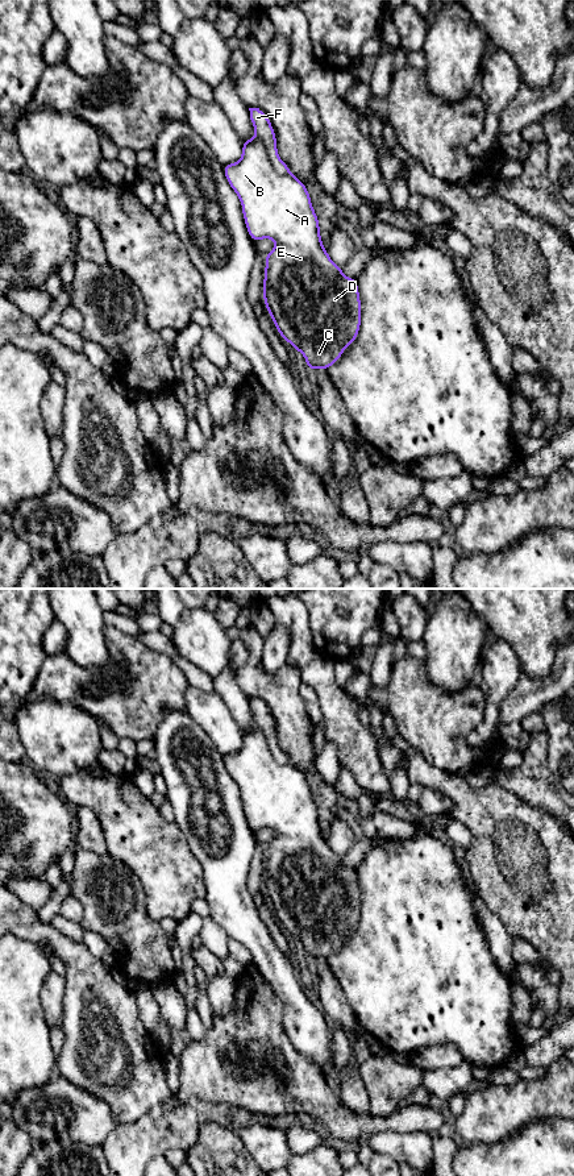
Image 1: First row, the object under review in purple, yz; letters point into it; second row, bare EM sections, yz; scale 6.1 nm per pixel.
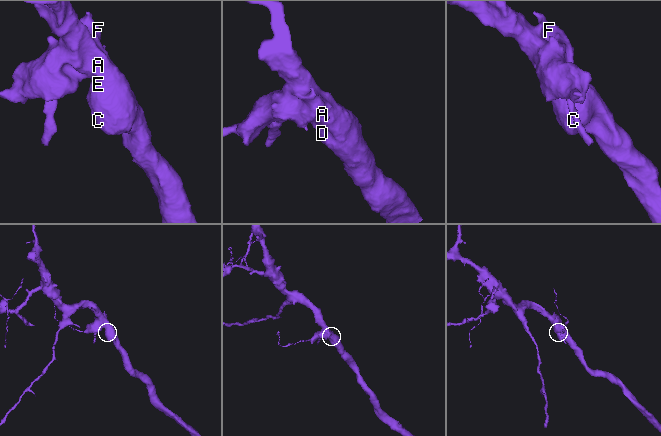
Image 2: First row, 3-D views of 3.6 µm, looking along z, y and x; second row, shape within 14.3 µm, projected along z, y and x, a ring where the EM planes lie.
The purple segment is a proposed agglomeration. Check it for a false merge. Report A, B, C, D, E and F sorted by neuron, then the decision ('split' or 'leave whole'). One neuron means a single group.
groups A B C D E / F; split

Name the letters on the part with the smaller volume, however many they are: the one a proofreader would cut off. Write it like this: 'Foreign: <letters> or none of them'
Foreign: F

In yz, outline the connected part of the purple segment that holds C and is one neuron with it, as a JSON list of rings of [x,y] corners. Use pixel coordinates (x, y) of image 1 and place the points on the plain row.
[[[255,724],[251,730],[242,730],[242,747],[238,752],[222,756],[224,765],[232,780],[240,788],[242,806],[250,828],[257,832],[271,828],[276,836],[265,845],[263,892],[280,927],[300,942],[307,957],[329,960],[342,942],[352,935],[361,918],[361,888],[357,868],[342,864],[341,856],[336,855],[323,835],[320,814],[312,797],[305,774],[295,765],[282,765],[274,759],[269,740],[262,728]]]

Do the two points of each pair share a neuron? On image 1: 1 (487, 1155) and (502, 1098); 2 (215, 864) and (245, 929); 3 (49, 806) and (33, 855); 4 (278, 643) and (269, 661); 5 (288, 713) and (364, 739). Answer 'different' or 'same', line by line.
1: different
2: same
3: same
4: same
5: different

